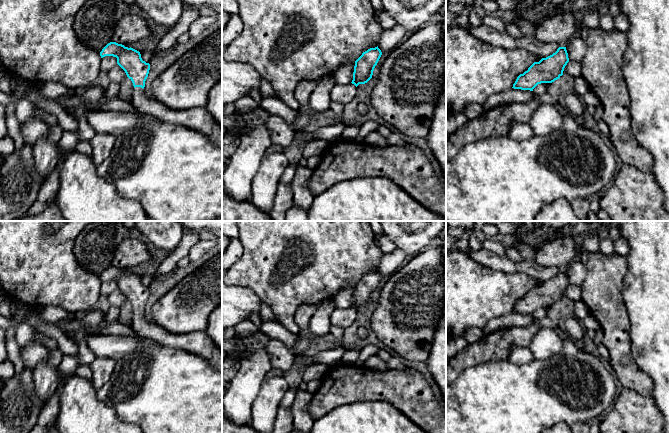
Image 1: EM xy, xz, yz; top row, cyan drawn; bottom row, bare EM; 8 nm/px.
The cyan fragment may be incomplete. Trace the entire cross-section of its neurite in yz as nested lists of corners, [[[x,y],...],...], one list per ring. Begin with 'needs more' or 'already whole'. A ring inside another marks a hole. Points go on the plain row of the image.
already whole; [[[559,271],[555,277],[534,286],[527,295],[520,298],[512,312],[533,315],[538,308],[552,307],[563,299],[568,286],[566,271]]]

